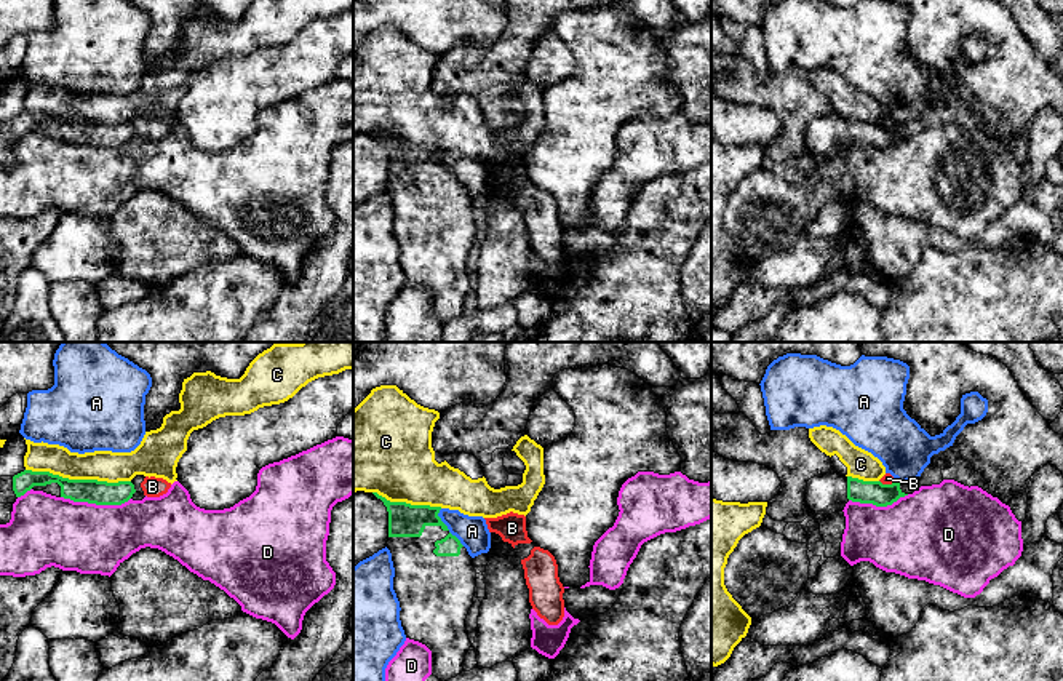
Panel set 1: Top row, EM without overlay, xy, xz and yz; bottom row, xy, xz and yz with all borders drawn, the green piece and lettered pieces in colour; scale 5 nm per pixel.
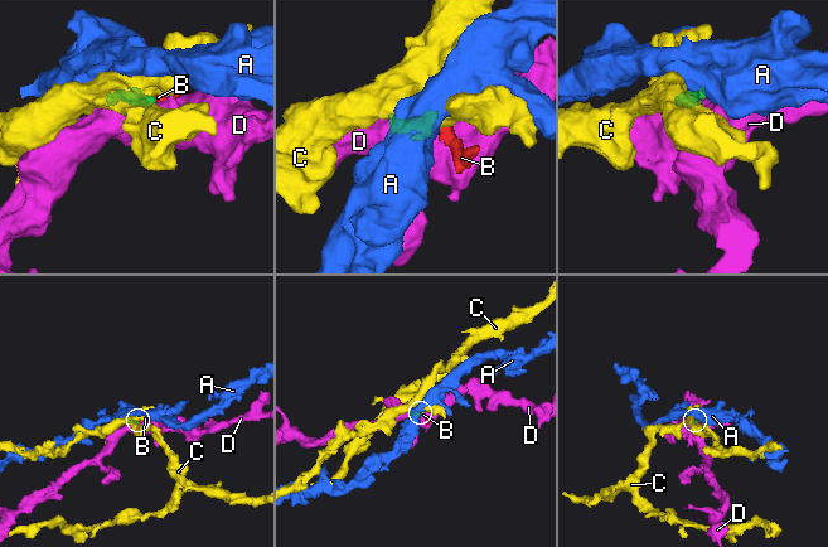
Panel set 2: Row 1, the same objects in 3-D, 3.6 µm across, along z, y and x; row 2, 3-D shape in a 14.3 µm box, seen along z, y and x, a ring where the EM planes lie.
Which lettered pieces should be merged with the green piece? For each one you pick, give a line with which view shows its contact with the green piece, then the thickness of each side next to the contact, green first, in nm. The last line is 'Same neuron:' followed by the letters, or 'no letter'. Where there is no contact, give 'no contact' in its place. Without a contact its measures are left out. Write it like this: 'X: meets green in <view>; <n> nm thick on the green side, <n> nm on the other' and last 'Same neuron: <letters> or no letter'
Same neuron: no letter

